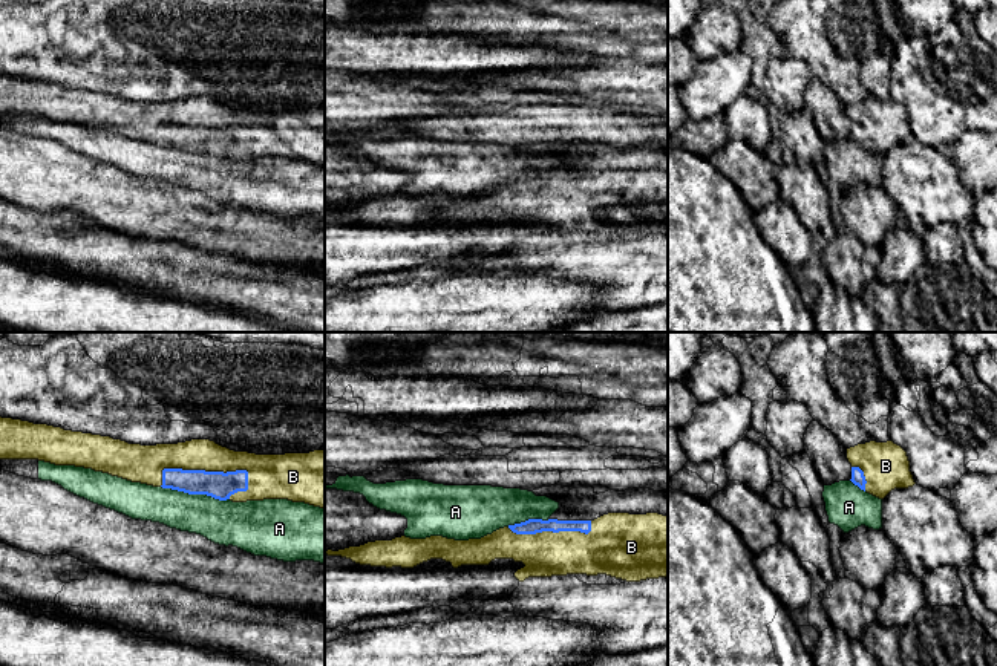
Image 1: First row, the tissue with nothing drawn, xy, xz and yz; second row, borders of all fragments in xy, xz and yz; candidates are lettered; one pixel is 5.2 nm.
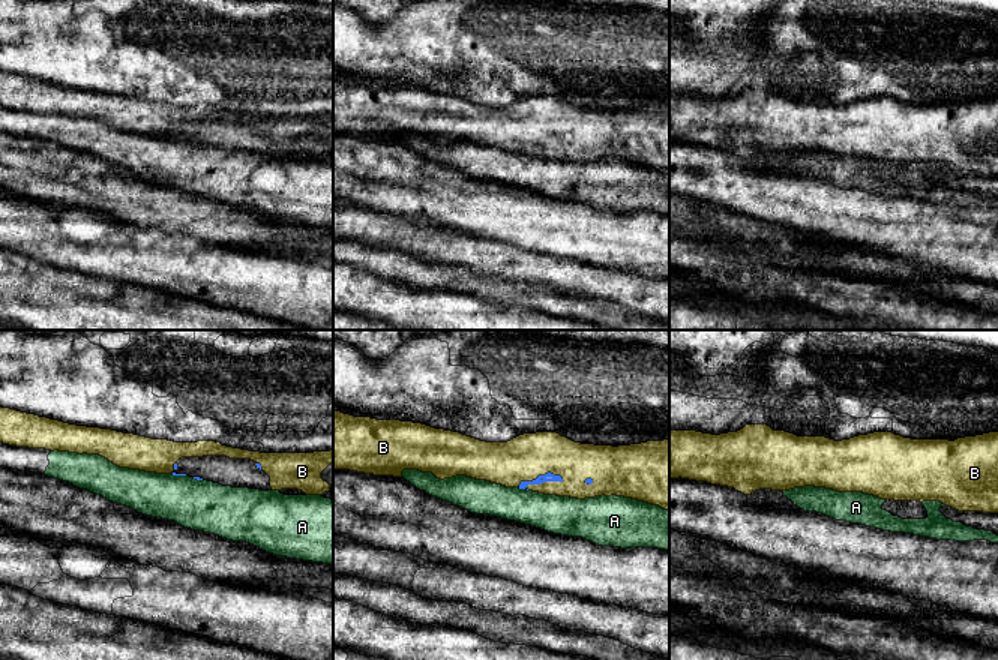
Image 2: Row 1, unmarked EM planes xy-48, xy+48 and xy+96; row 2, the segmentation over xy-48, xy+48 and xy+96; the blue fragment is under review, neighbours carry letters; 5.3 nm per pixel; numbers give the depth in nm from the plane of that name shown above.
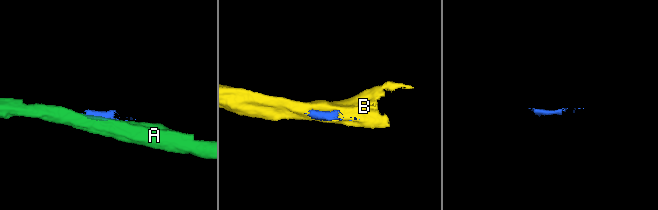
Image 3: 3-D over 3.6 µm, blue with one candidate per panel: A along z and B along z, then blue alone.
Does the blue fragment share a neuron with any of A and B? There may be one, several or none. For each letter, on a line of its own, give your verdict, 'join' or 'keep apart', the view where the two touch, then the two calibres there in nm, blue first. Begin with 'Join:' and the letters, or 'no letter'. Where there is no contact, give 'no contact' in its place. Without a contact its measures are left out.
Join: B
A: keep apart; contact in xy; calibres 150 and 240 nm
B: join; contact in xy; calibres 150 and 160 nm

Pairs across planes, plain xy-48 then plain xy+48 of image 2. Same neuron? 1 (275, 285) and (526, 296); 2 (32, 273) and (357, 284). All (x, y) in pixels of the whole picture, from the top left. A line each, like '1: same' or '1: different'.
1: different
2: same

